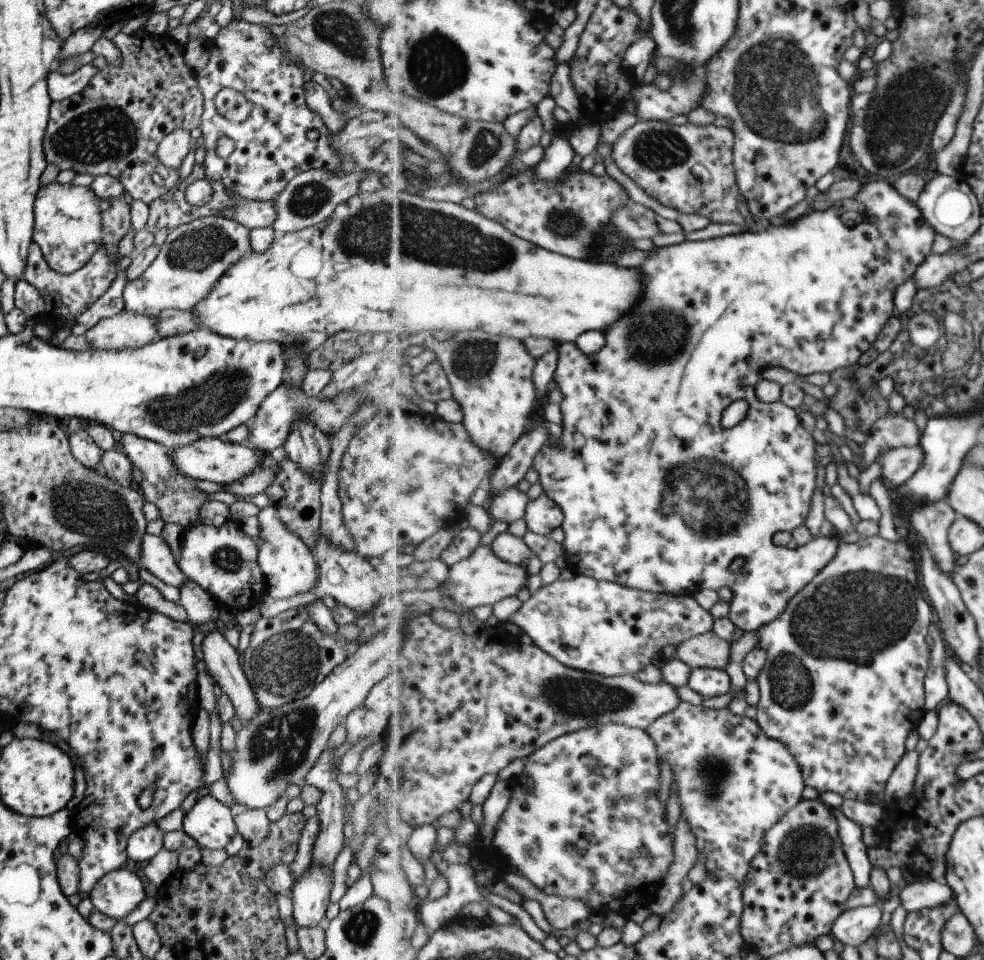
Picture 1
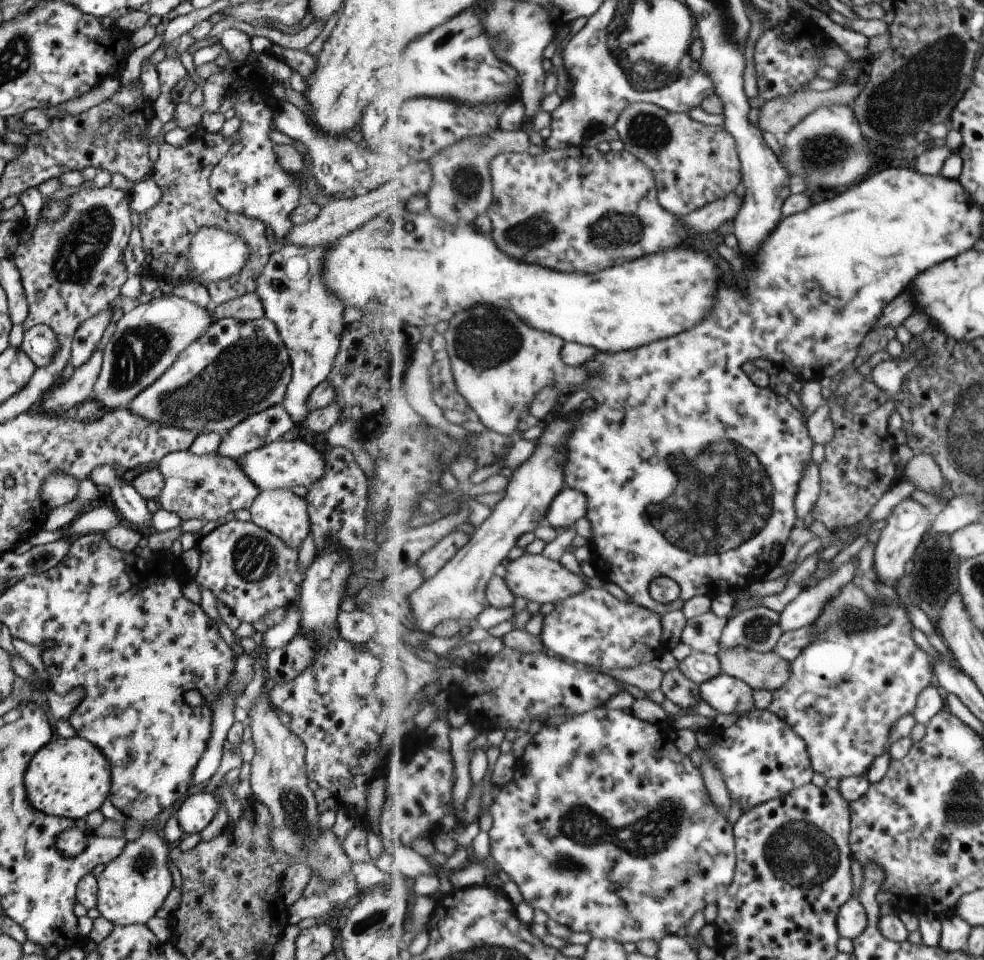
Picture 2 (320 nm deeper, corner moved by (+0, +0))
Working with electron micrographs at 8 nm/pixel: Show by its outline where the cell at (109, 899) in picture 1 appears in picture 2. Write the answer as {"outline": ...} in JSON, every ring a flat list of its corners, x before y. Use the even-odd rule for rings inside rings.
{"outline":[[143,831,142,833,137,836,133,841,125,841,123,848,120,850,120,853,112,858,109,862,104,864,103,870,96,876,96,909,98,910,99,914,111,922,112,925,145,925,145,922,149,920,155,914,155,910,161,906,163,900,165,900,165,896,169,890,172,889,172,876,168,867,168,852,170,850,167,849,167,844,161,832,147,832]]}

